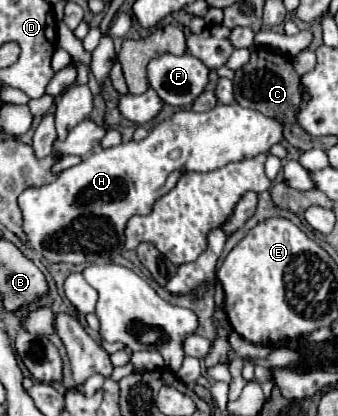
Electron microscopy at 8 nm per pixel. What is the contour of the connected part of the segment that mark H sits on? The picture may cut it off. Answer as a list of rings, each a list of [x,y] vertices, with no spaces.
[[[237,103],[217,105],[207,113],[177,111],[171,119],[161,121],[143,141],[129,141],[107,149],[97,149],[79,165],[65,169],[55,181],[43,187],[29,187],[19,195],[23,213],[23,233],[29,247],[49,263],[103,263],[115,259],[125,243],[125,223],[131,215],[147,215],[153,203],[169,193],[185,171],[213,171],[231,161],[241,161],[265,153],[275,143],[283,141],[283,121],[265,117],[255,109],[245,109]]]

